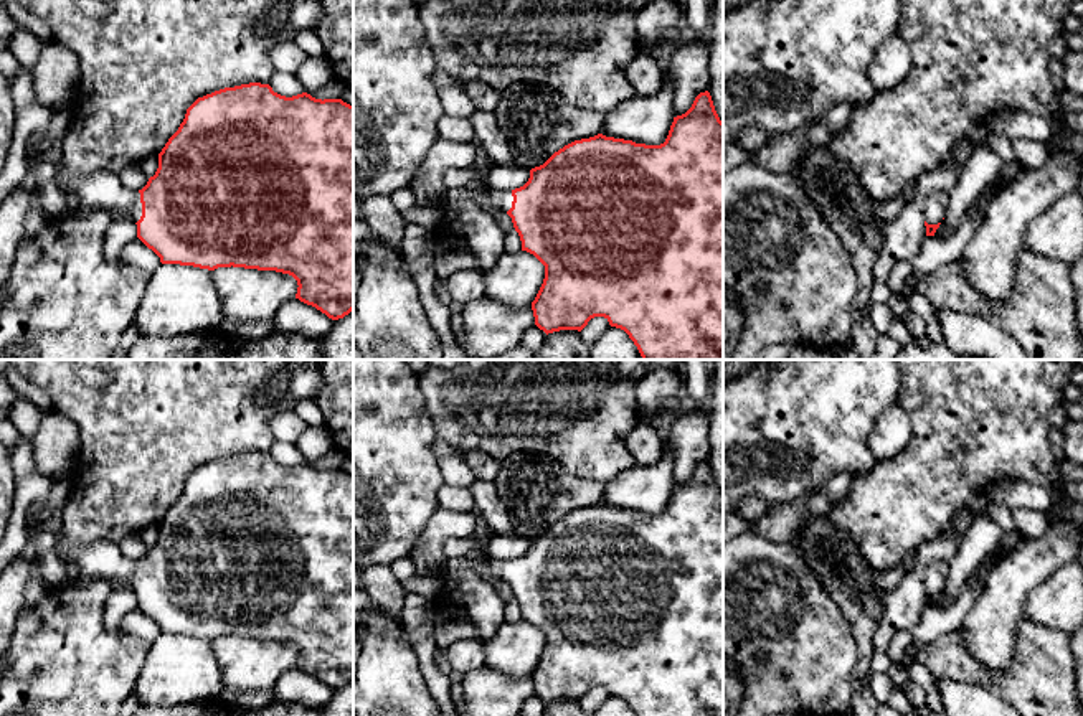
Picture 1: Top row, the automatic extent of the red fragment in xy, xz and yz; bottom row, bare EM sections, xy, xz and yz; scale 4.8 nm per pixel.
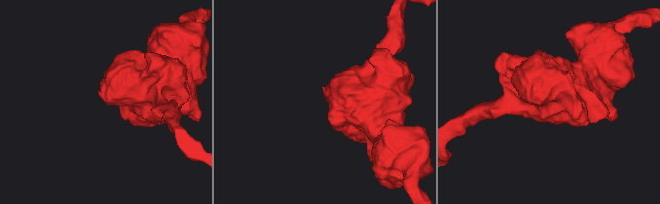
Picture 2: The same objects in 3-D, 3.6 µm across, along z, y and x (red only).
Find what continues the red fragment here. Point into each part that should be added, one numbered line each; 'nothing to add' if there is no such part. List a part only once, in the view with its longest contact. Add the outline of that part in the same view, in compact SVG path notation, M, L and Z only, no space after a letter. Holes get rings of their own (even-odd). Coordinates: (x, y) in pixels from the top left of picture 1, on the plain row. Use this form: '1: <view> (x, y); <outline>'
1: xy (103, 560); M63 531L56 535L58 544L79 571L81 579L106 581L114 587L139 591L142 572L139 559L129 559L119 544L96 541L89 544L74 543Z

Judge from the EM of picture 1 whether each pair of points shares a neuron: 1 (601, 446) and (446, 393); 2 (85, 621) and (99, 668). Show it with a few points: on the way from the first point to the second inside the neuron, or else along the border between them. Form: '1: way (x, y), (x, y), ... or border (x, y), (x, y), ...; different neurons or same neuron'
1: way (562, 421), (545, 419), (529, 400), (486, 400); same neuron
2: way (85, 632), (85, 654), (88, 657); same neuron

